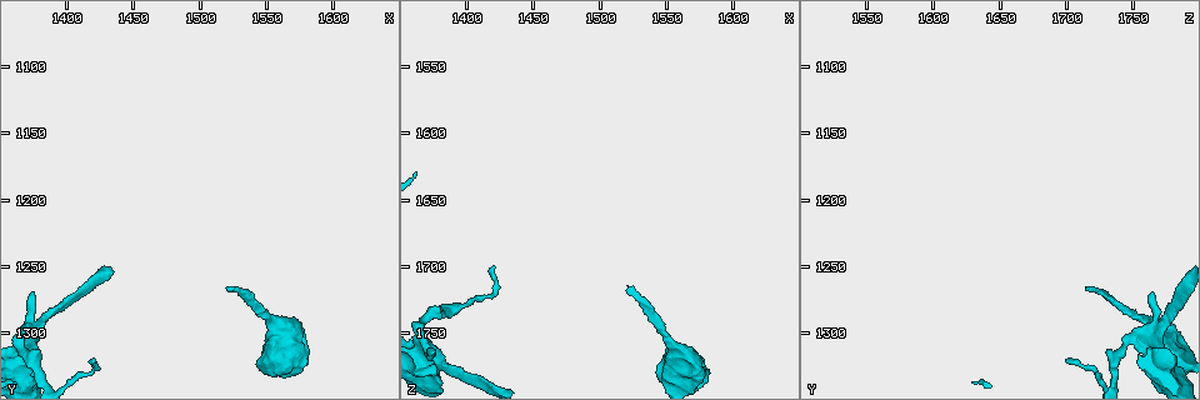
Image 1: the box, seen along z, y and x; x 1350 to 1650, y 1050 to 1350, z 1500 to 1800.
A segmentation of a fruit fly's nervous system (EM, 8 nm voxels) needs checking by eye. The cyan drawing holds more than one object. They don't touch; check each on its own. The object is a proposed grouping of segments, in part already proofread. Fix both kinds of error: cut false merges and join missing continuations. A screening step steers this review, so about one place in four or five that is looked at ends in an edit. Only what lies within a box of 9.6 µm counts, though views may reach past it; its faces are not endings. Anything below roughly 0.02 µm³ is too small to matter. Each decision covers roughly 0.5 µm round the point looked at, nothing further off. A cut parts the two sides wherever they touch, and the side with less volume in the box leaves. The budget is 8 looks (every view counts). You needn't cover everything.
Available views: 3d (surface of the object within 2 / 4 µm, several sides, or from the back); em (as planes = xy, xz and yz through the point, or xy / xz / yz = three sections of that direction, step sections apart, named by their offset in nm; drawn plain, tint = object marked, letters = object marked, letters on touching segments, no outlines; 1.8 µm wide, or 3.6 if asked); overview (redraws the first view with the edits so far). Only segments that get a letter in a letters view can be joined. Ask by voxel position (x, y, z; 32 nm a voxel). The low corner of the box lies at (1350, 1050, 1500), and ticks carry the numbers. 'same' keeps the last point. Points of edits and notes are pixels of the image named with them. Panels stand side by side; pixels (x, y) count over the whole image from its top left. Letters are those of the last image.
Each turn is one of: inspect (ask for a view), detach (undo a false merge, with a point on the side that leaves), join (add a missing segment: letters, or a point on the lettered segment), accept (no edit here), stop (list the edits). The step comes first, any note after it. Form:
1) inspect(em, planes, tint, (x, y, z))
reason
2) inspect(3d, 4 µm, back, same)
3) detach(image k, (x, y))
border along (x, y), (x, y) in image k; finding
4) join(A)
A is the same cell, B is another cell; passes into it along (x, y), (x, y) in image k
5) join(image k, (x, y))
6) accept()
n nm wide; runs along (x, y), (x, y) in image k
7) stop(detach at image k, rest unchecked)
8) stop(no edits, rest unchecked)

inspect(em, planes, letters, (1522, 1266, 1720))
end of a long branch

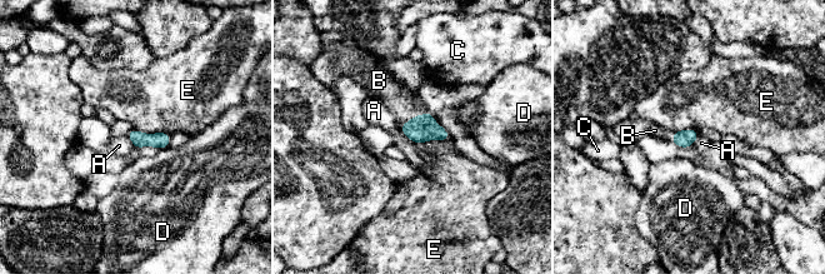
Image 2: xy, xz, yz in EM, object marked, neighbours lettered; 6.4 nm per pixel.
join(B)
B is the same cell, A, C, D and E are other cells; passes into it along (419, 129), (414, 115), (389, 89) in image 2; it goes on there

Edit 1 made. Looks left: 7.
inspect(3d, 4 µm, (1420, 1318, 1700))
free end

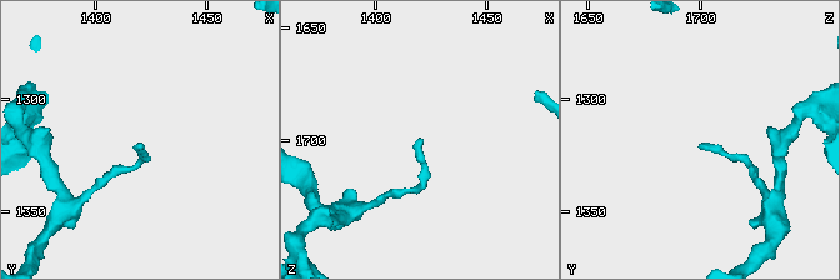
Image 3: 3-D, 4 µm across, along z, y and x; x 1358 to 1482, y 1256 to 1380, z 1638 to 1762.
inspect(em, xz, step 8, tint, (1420, 1320, 1699))

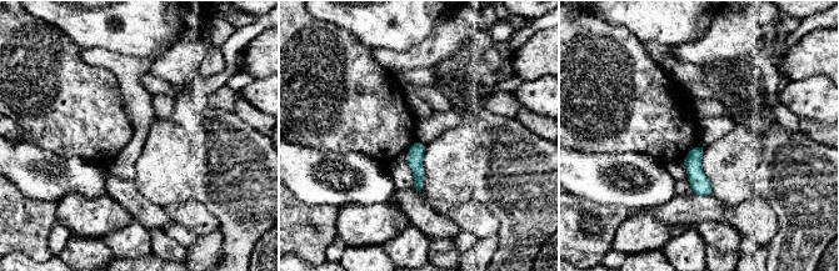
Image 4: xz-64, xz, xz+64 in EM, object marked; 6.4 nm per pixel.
inspect(em, planes, letters, same)

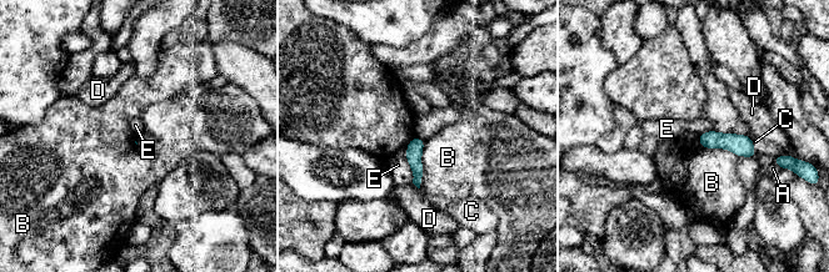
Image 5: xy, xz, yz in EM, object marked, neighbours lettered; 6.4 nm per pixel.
accept()
B touches over 320 nm; A, B, C, D and E are other cells; none of them fits

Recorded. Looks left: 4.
inspect(em, 3.6 µm, planes, letters, (1570, 1288, 1774))

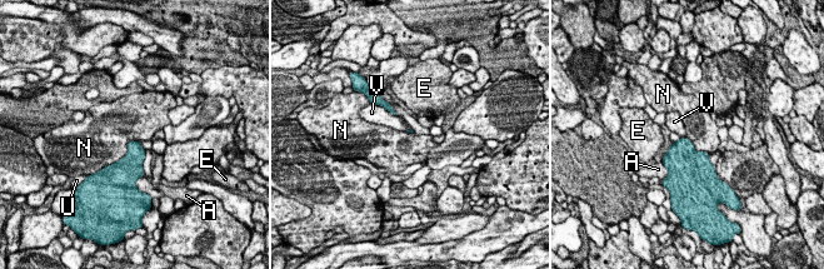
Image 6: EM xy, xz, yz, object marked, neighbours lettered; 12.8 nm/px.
accept()
A, E, N, U and V are other cells; border along (138, 140), (101, 169) in image 6; none of them fits

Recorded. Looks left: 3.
stop(join at image 2, rest unchecked)

